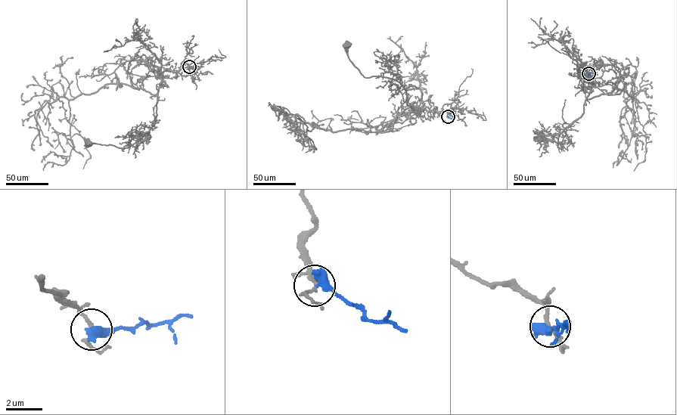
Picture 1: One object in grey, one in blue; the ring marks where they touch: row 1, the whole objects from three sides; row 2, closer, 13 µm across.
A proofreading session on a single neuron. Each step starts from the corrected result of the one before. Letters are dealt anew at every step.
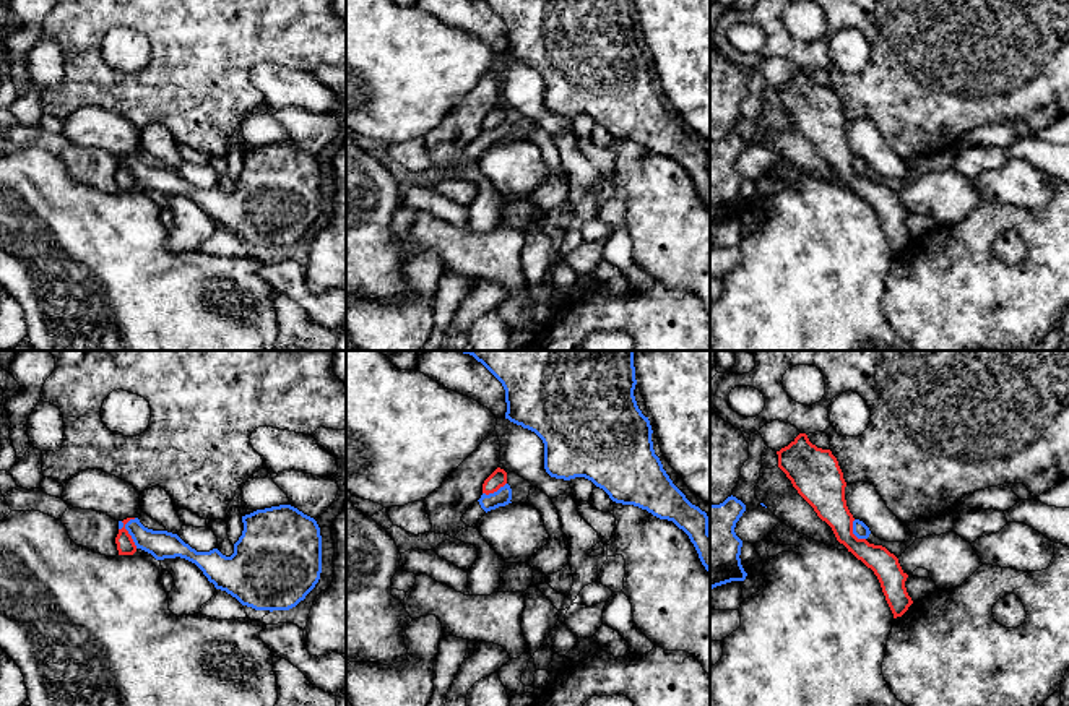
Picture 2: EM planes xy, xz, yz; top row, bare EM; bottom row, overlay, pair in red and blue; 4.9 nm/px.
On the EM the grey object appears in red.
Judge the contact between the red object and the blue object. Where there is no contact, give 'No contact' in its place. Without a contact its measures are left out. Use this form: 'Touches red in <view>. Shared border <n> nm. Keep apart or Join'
Touches red in xy. Shared border 160 nm. Keep apart

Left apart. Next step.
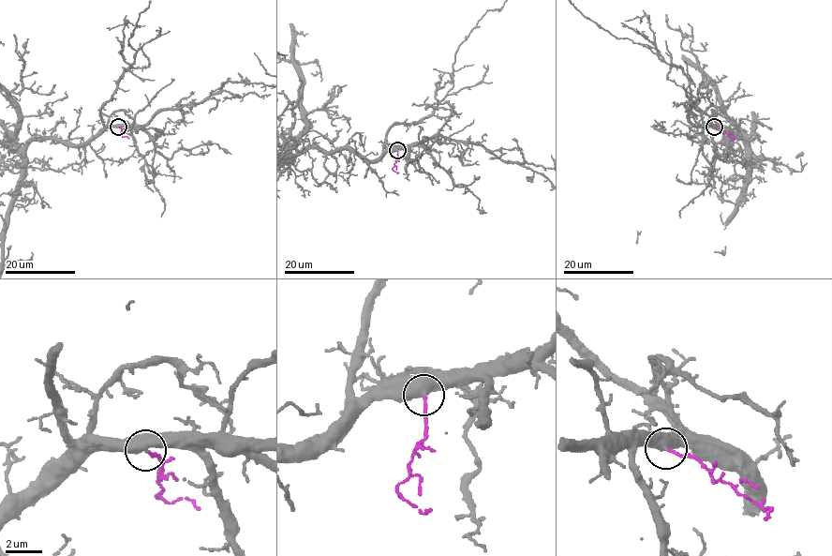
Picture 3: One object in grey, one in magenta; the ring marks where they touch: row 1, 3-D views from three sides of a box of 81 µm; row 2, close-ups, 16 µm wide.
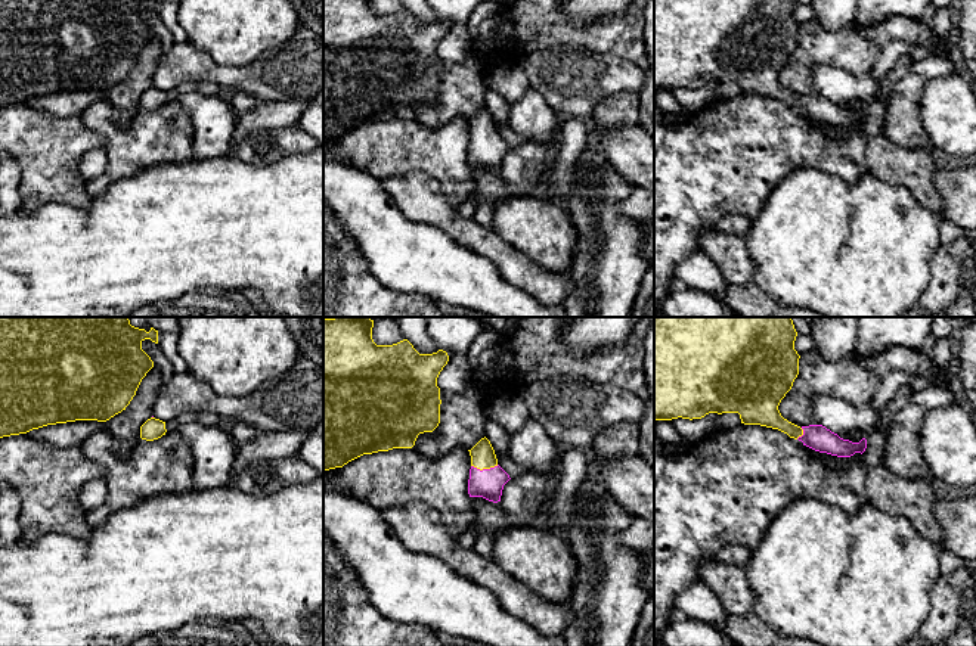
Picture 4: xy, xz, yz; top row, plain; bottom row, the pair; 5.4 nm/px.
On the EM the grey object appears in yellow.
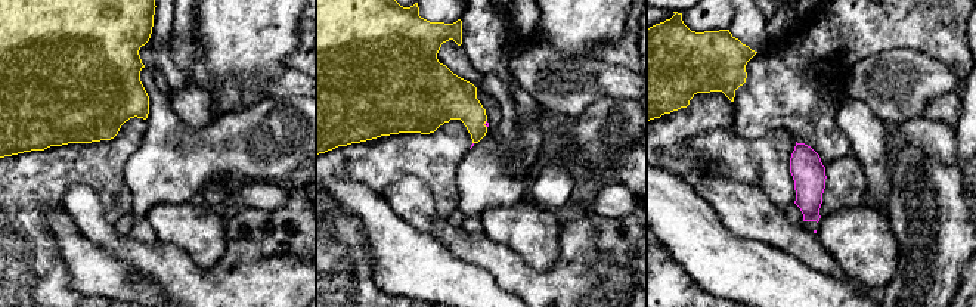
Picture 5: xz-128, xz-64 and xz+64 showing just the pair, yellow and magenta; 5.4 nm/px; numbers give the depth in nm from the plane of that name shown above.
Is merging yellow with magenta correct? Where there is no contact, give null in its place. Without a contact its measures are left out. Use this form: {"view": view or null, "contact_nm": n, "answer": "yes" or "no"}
{"view": "xz", "contact_nm": 150, "answer": "yes"}

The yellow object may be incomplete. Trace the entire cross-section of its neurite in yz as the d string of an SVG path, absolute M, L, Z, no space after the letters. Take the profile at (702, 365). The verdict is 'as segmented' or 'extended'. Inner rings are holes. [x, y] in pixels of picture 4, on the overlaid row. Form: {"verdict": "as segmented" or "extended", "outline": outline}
{"verdict": "extended", "outline": "M654 317L654 420L738 413L741 423L778 429L815 451L862 454L865 438L852 442L822 425L800 428L781 416L778 406L799 375L796 336L791 317Z"}

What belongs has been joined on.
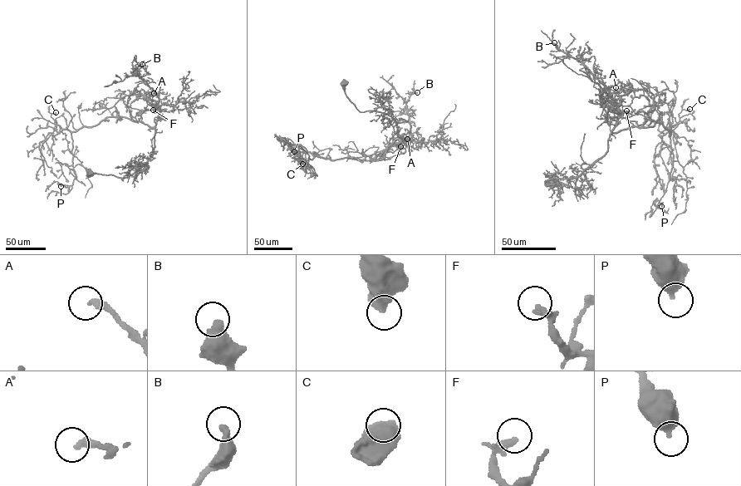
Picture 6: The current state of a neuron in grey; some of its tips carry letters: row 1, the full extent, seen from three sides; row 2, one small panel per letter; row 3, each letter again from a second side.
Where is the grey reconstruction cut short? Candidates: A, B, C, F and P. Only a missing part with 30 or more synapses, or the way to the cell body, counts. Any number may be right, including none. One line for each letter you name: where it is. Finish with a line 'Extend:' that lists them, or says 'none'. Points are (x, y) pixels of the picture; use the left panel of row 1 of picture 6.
B: Place: (142, 64)
Extend: B

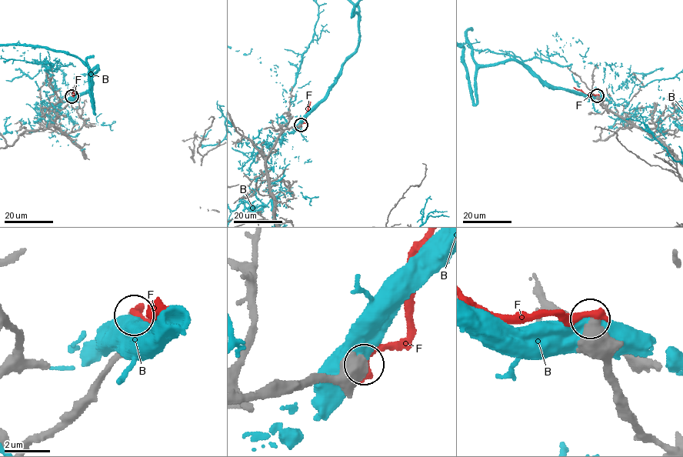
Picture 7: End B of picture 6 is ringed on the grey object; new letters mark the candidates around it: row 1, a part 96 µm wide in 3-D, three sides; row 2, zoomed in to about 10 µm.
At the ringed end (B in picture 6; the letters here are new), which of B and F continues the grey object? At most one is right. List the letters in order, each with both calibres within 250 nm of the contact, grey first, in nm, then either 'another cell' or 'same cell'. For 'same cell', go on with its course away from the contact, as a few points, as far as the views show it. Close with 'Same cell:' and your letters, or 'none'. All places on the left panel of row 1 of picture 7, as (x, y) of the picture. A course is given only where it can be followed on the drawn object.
B: calibres 900 and 750 nm; another cell
F: calibres 480 and 360 nm; another cell
Same cell: none

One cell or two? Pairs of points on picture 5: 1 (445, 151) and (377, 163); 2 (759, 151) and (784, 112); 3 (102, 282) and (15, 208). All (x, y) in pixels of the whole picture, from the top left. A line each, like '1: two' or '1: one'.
1: one
2: two
3: two

